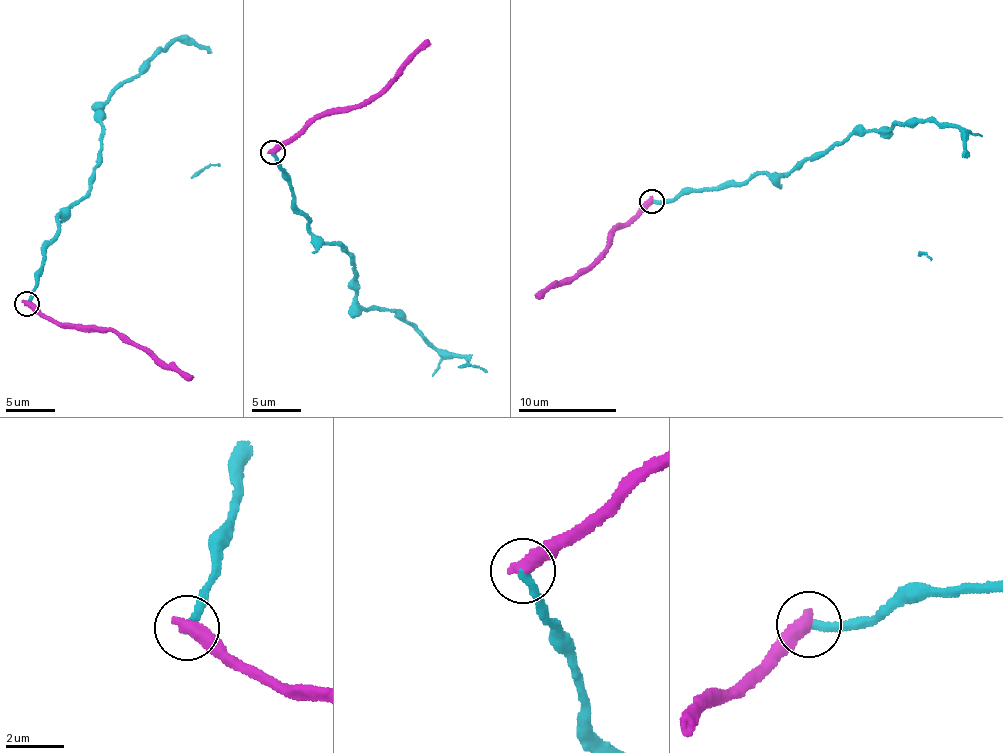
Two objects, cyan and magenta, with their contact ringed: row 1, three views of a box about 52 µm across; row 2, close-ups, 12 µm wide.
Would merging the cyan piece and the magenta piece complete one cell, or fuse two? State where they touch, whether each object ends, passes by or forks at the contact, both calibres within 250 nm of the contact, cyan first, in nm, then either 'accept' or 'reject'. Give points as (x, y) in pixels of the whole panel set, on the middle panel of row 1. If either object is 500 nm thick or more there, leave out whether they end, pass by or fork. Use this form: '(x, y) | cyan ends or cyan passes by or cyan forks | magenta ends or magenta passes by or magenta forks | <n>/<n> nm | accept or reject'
(273, 152) | 300/550 nm | reject

